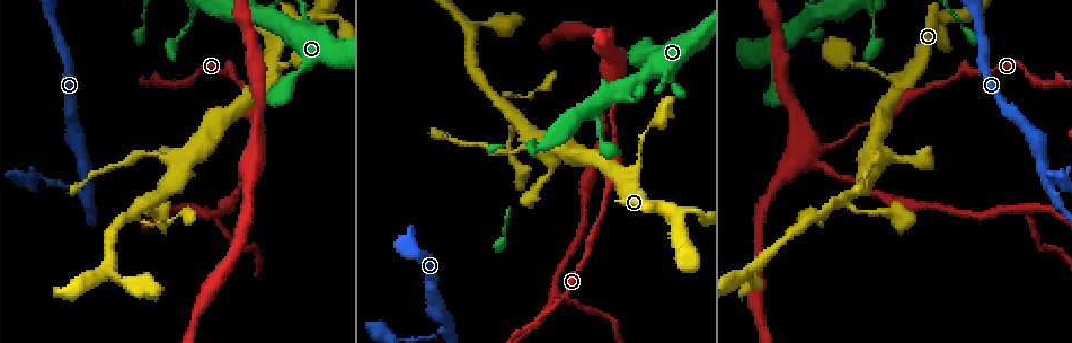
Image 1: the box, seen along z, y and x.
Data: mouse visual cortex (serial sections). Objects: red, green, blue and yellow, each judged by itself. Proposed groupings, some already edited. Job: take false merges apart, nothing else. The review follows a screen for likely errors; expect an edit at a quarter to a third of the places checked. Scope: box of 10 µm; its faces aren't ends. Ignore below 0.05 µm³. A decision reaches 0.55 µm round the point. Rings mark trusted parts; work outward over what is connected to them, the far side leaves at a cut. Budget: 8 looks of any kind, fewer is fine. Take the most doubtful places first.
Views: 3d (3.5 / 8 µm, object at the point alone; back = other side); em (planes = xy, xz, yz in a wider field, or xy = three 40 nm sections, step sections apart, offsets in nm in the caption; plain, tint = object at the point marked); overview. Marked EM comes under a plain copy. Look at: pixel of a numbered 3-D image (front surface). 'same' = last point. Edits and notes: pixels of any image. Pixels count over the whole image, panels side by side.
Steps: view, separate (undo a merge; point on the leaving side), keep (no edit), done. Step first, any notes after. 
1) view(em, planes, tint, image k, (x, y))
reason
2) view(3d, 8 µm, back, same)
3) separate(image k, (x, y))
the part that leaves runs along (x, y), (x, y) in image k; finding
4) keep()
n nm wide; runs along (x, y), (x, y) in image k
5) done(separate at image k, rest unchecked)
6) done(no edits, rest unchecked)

view(3d, 3.5 µm, image 1, (811, 153))
small branch off a trunk

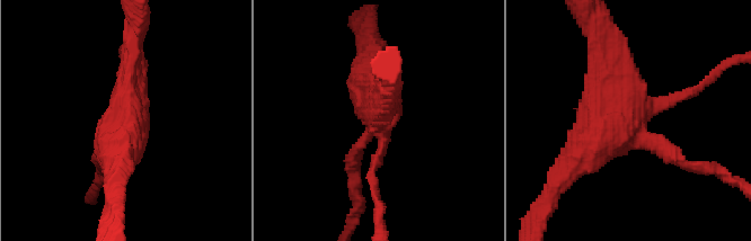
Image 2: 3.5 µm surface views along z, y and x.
view(em, xy, step 3, tint, image 2, (634, 119))
shape alone is not enough

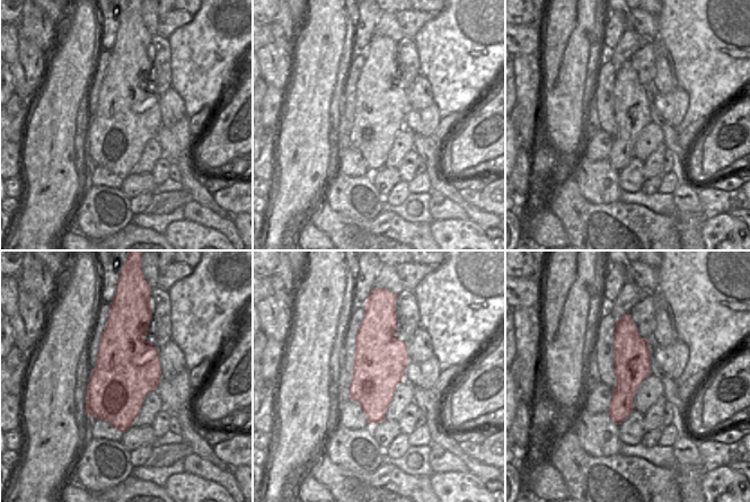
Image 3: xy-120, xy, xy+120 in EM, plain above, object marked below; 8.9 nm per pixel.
keep()
runs along (625, 319), (626, 389), (617, 420) in image 3; continuous, no second cell

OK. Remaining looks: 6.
view(3d, 3.5 µm, image 1, (449, 329))
small branch off a trunk

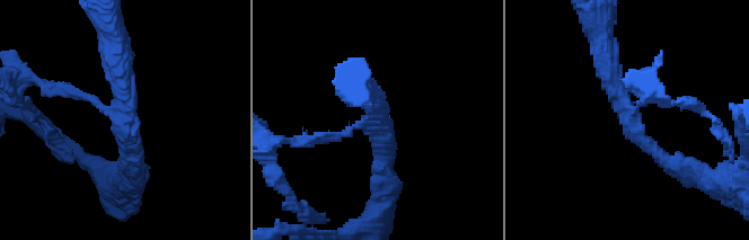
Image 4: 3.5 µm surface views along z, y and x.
separate(image 4, (322, 138))
the part that leaves runs along (352, 129), (338, 136), (283, 140) in image 4; two cells meet here

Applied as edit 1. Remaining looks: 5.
view(overview)

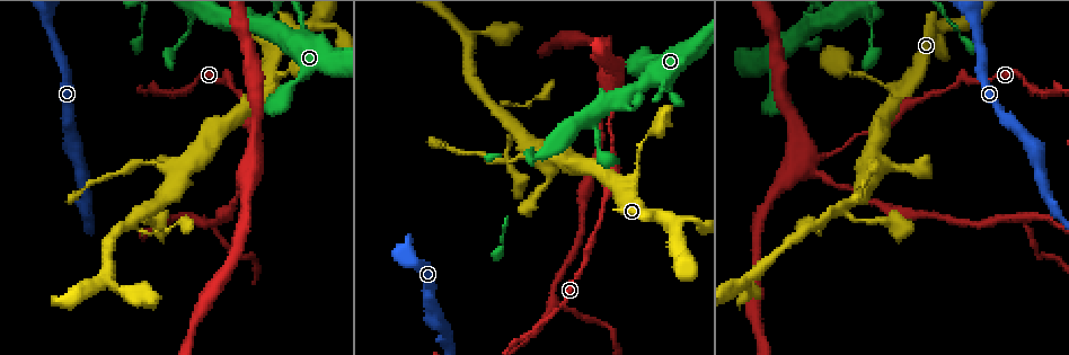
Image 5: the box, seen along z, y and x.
view(3d, 8 µm, image 5, (156, 163))
thin neck

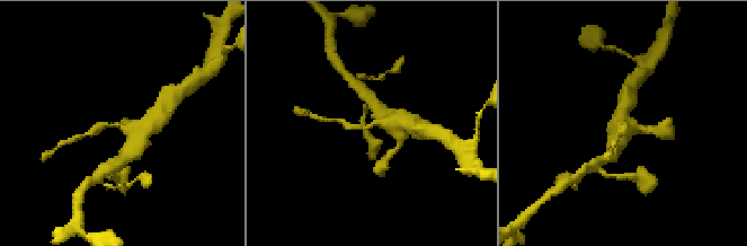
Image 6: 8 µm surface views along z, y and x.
view(3d, 3.5 µm, same)
zoom in

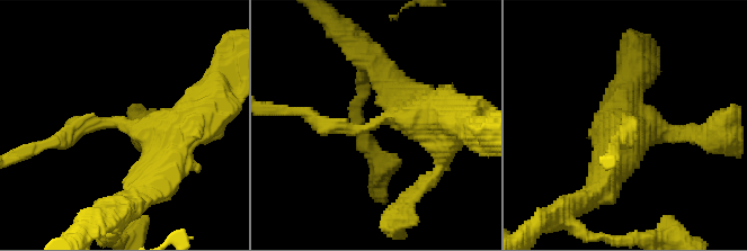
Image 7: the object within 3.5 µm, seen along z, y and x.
view(em, xy, step 3, tint, image 7, (376, 122))

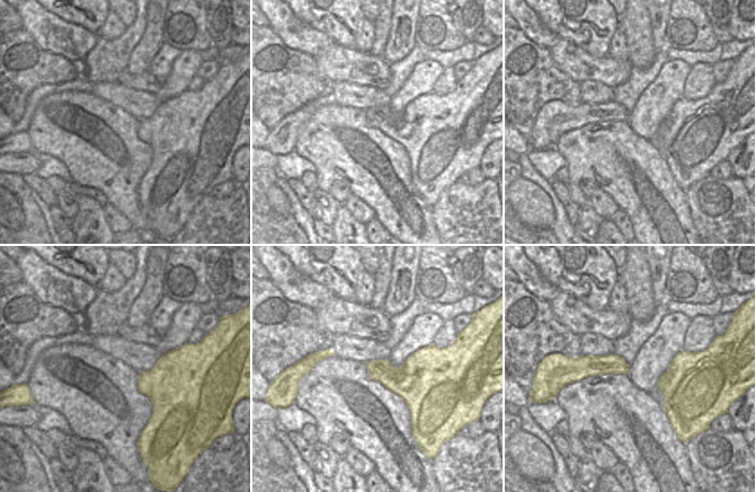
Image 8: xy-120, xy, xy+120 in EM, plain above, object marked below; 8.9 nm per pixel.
separate(image 7, (332, 123))
260 nm wide; the part that leaves runs along (371, 126), (281, 111) in image 7; a second cell is stuck on

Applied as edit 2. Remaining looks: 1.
done(separate at image 4, separate at image 7, rest unchecked)

